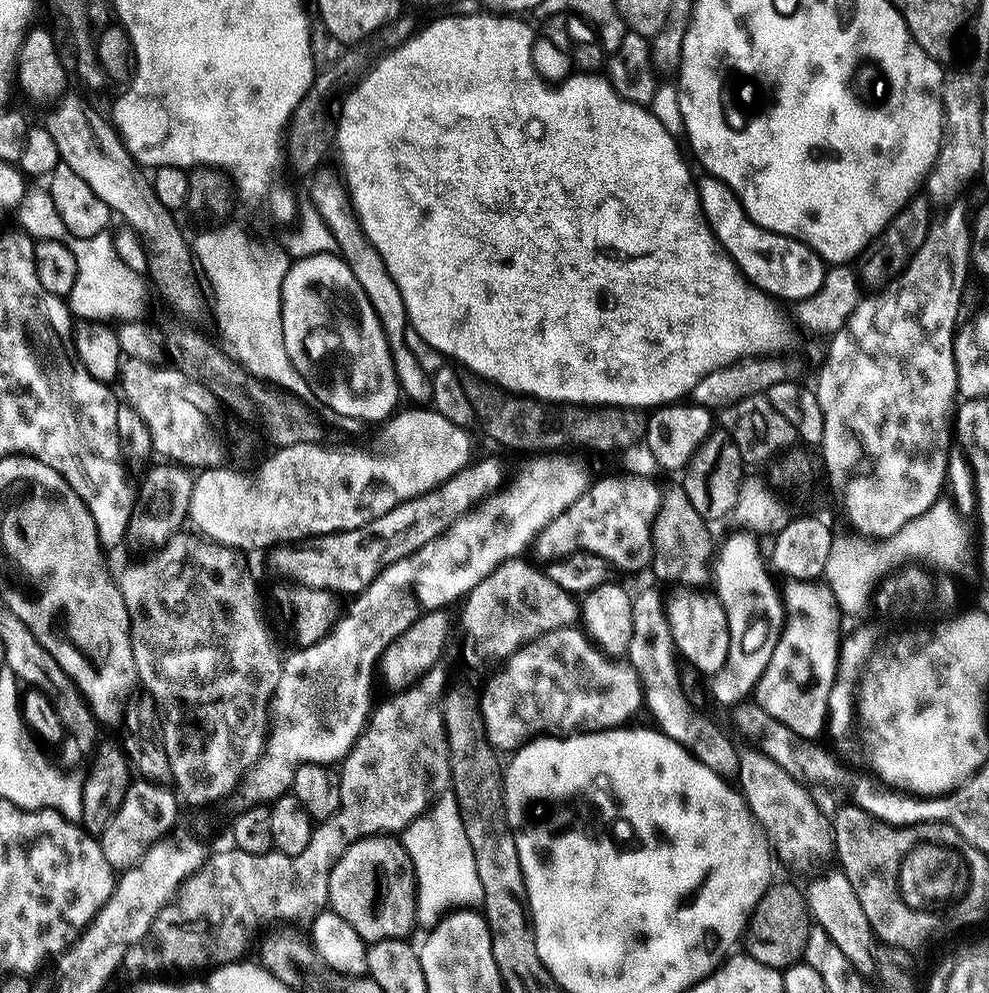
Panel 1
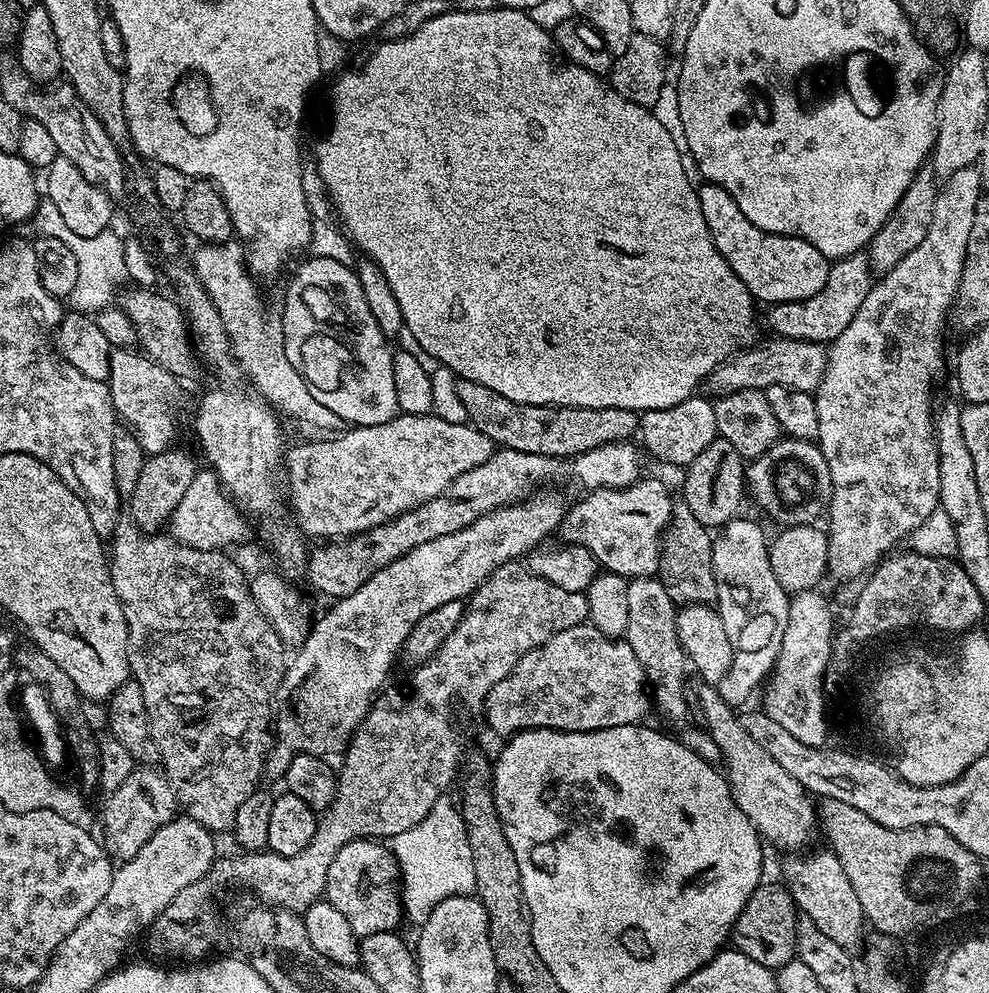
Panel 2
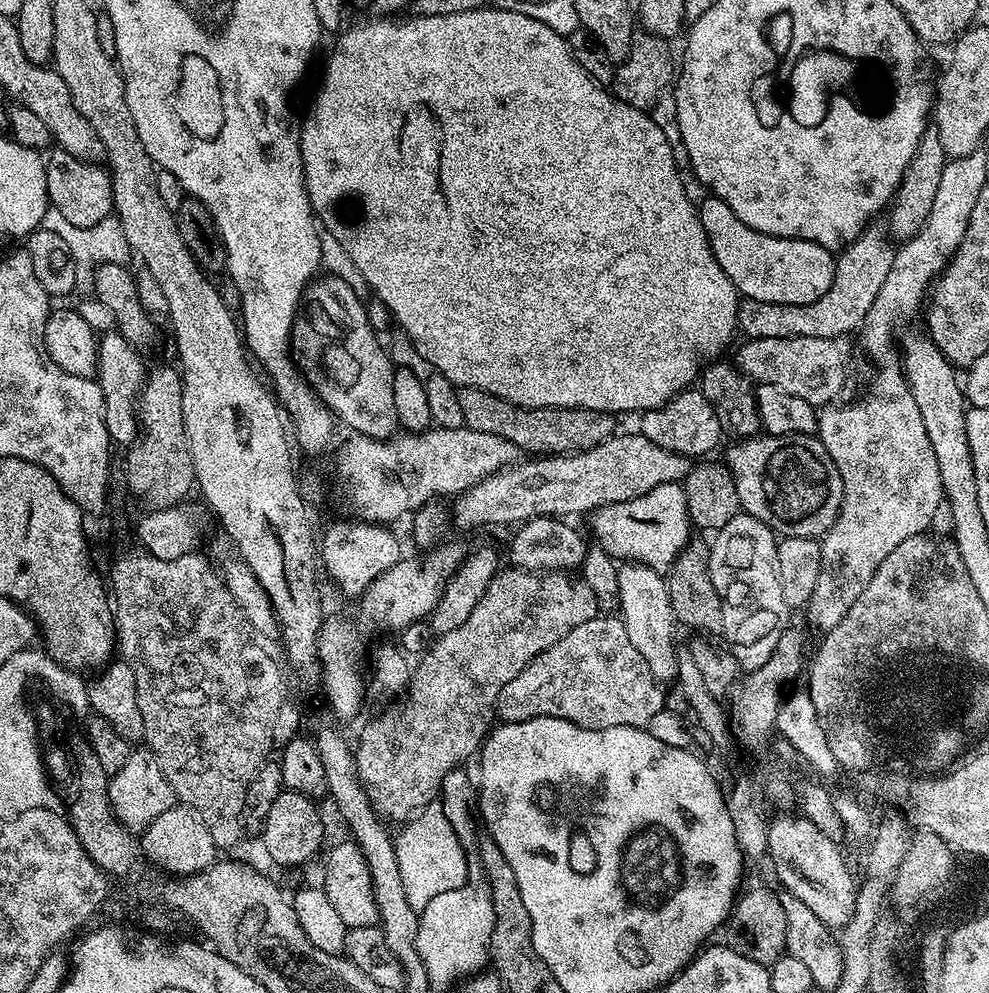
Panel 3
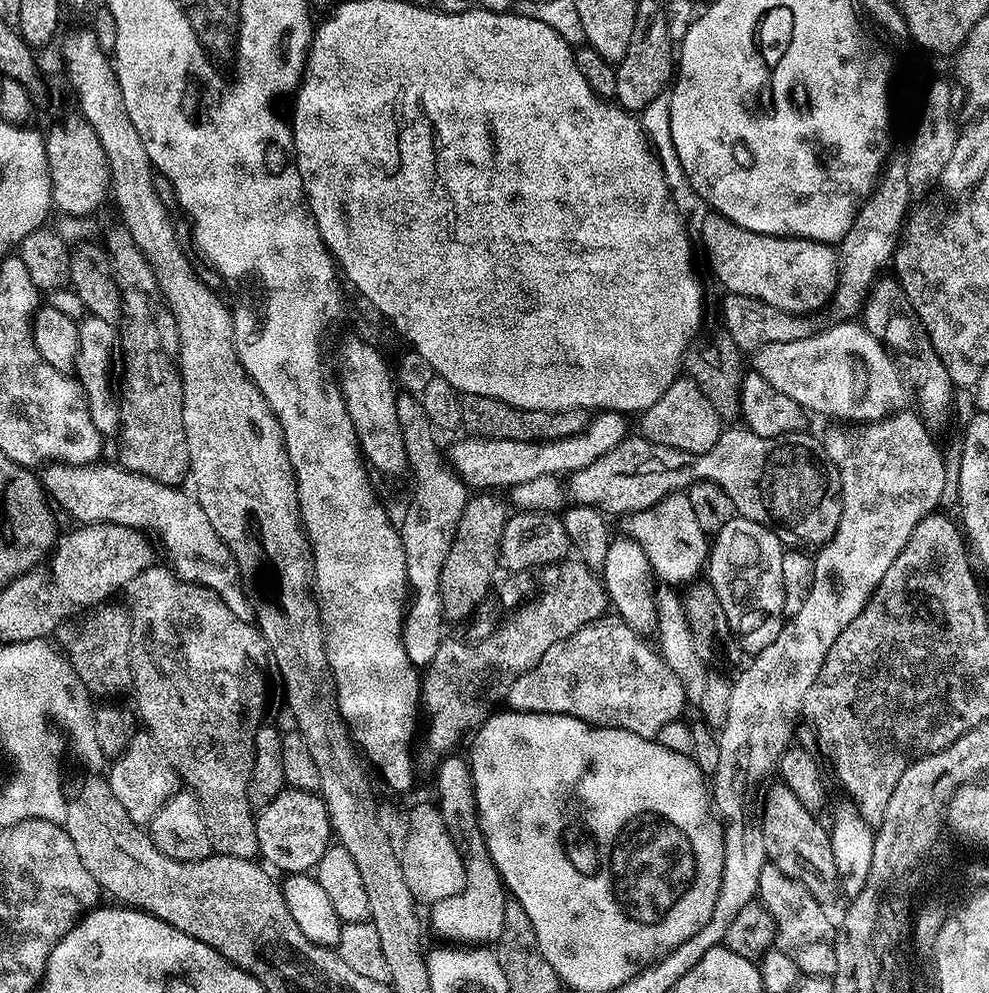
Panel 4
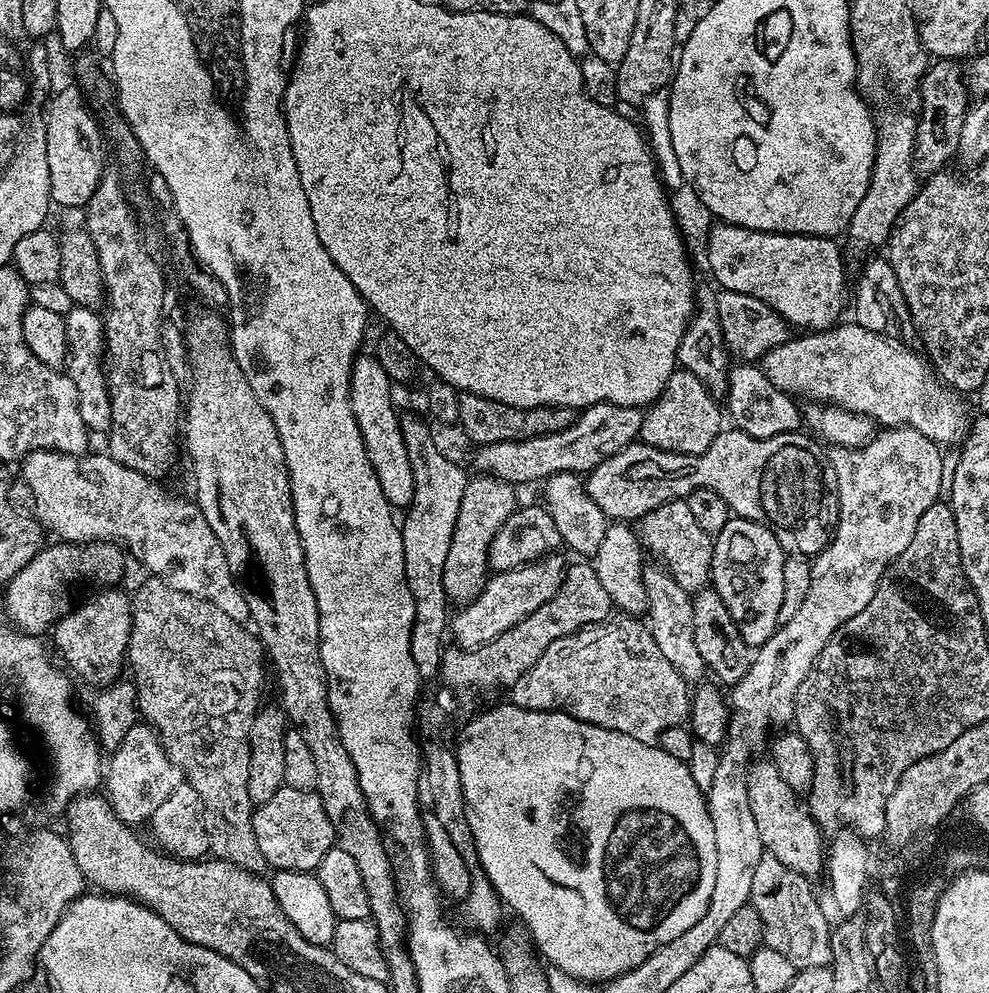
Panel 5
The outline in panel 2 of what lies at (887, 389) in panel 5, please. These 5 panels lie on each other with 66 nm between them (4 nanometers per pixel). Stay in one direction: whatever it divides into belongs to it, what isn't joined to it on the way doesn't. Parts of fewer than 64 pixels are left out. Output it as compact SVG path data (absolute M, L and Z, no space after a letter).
M772 338L769 344L760 342L755 346L732 353L708 376L704 386L714 393L710 393L711 395L717 397L742 390L764 392L770 386L786 386L794 390L815 393L816 389L820 387L827 365L828 353L823 343Z

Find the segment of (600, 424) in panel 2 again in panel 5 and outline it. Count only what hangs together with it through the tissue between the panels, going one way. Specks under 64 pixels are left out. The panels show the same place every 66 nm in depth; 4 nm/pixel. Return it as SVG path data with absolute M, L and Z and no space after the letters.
M473 392L463 393L458 402L458 428L464 431L473 440L473 445L476 446L481 444L497 444L498 442L522 442L530 438L538 438L546 434L561 432L569 428L576 421L576 417L577 413L571 408L549 408L547 406L519 408L518 406L510 406L506 402L498 402L485 396L479 396Z

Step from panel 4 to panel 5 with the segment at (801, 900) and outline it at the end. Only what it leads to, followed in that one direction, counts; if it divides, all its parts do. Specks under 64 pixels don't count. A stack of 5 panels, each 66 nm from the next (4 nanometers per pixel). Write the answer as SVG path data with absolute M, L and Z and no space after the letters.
M764 854L754 868L749 896L751 907L764 919L764 944L790 958L798 970L826 968L832 962L833 929L828 926L828 916L808 884L811 884L809 877L782 866L778 858Z

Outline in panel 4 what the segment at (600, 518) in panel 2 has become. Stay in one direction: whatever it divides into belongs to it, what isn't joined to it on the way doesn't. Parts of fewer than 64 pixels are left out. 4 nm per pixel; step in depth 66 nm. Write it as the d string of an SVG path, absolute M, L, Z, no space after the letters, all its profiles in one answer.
M671 494L664 497L652 508L633 512L627 517L623 535L629 540L638 541L644 547L655 579L668 586L682 586L693 581L699 570L705 567L710 551L710 540L702 527L698 526L697 516L690 506L686 494Z

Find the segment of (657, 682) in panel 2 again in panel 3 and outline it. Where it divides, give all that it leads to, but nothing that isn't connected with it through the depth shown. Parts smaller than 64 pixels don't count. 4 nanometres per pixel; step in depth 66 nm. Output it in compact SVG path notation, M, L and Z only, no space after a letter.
M628 562L618 567L617 576L620 591L618 616L626 626L626 634L630 634L631 644L638 649L638 654L642 654L642 658L646 658L656 680L675 681L678 651L673 639L678 624L670 606L667 579L650 566L639 562Z

